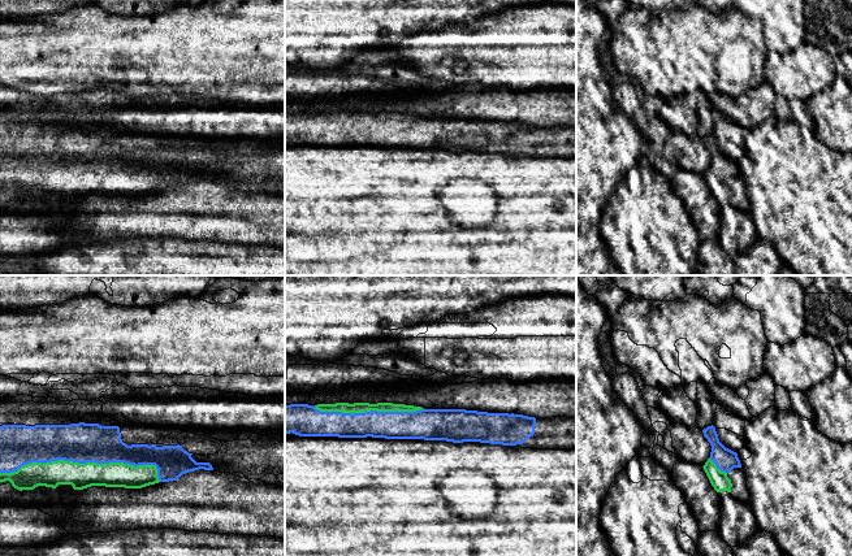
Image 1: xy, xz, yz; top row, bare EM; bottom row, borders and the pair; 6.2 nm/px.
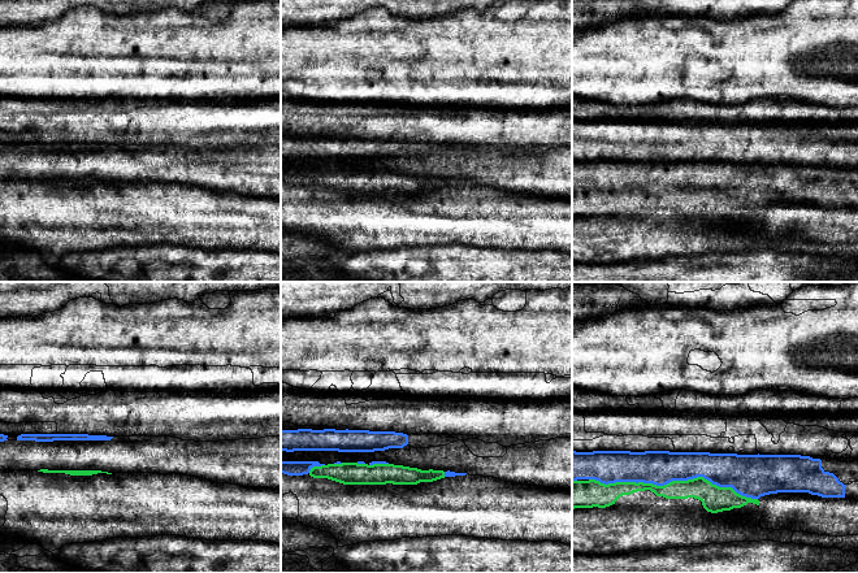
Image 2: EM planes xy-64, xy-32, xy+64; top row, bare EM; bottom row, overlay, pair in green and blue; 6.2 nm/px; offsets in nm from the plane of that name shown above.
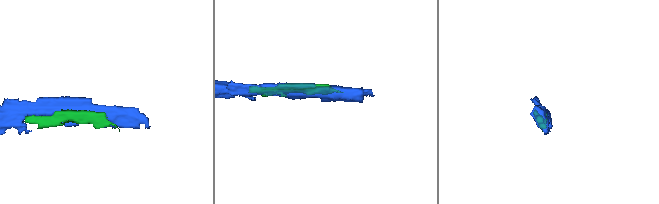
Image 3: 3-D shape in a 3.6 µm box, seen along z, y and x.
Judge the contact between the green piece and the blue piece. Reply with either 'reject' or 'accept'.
accept

